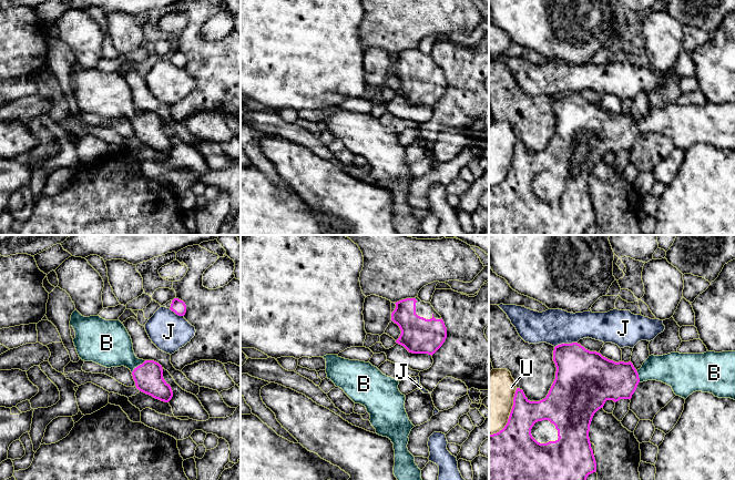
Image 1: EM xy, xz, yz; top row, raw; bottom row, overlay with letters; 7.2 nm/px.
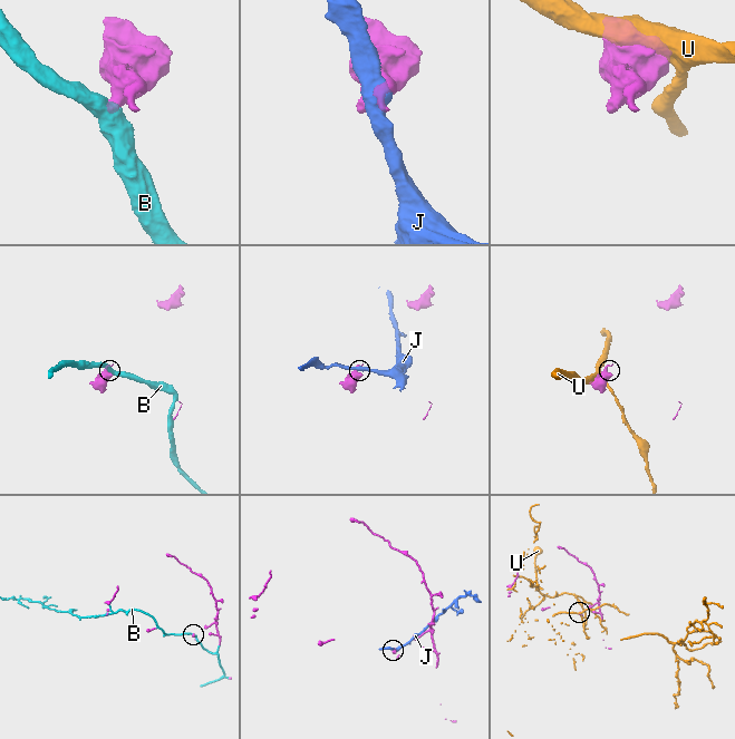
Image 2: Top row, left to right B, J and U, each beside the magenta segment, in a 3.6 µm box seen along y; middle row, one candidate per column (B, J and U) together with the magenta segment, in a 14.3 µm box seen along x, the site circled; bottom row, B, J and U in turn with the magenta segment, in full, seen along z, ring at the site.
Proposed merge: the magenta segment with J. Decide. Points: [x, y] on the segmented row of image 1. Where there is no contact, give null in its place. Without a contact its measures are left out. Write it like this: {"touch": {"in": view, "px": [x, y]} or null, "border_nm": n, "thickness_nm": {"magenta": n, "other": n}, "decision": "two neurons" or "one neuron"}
{"touch": {"in": "yz", "px": [565, 344]}, "border_nm": 170, "thickness_nm": {"magenta": 360, "other": 260}, "decision": "two neurons"}

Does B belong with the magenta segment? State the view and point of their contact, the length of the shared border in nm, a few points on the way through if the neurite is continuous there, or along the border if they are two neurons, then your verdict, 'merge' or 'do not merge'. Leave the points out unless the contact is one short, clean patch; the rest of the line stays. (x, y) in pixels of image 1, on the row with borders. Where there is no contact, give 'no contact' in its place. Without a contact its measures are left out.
meets magenta in xy at (138, 366); contact 140 nm long; merge

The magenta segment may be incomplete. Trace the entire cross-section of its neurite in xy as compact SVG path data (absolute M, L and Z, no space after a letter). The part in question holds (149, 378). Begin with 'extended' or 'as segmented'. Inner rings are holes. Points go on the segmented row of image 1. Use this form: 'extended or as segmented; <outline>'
extended; M74 310L71 315L70 326L75 331L73 343L82 360L93 361L106 368L124 366L131 370L140 391L164 402L172 399L173 391L163 378L162 366L154 360L143 360L135 356L131 336L120 320L105 320L99 315L84 317Z

